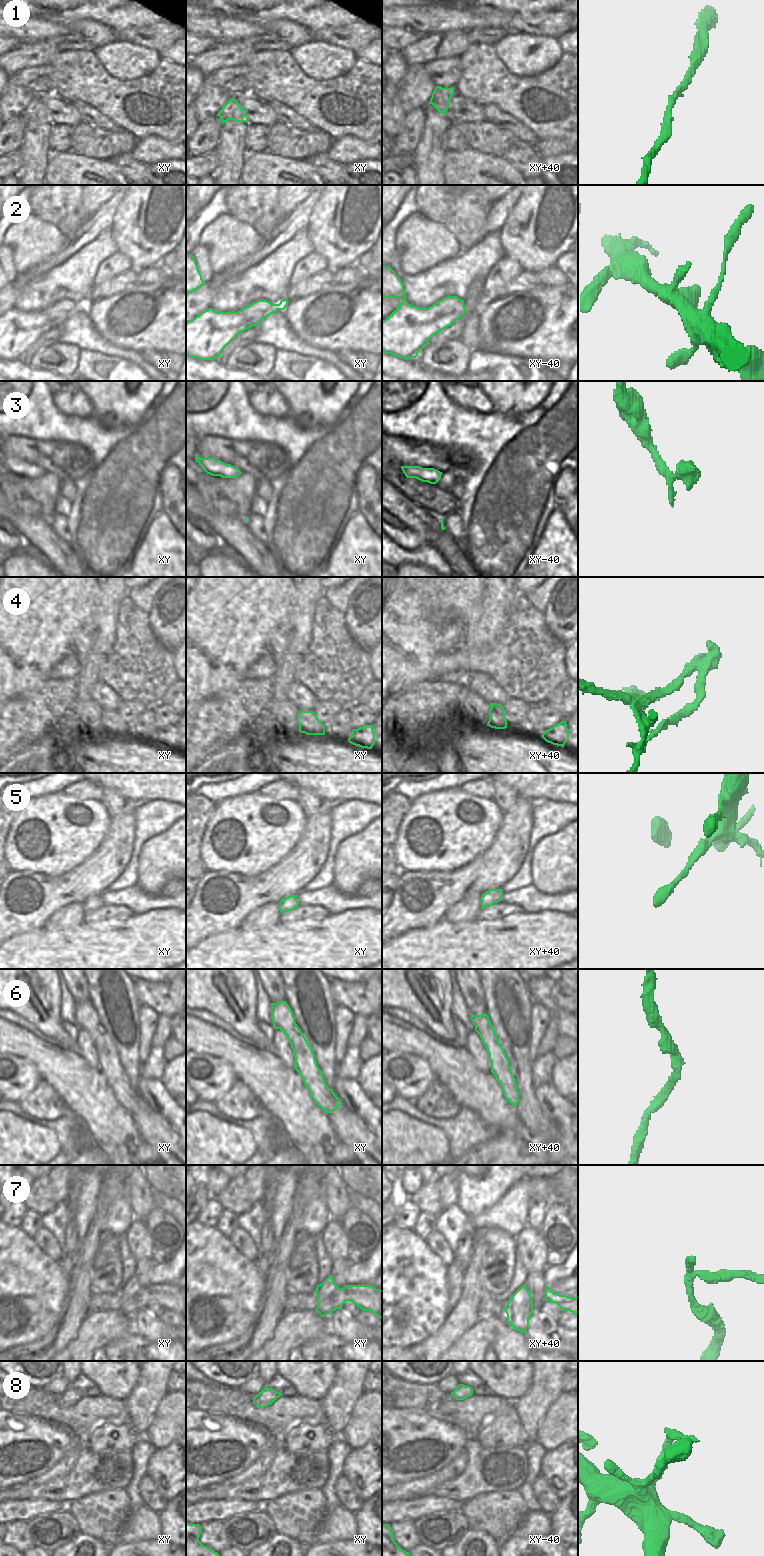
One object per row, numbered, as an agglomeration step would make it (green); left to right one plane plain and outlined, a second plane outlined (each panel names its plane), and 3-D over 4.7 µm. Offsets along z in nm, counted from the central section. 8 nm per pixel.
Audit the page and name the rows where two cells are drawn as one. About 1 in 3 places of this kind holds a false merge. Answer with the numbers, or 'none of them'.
7, 8

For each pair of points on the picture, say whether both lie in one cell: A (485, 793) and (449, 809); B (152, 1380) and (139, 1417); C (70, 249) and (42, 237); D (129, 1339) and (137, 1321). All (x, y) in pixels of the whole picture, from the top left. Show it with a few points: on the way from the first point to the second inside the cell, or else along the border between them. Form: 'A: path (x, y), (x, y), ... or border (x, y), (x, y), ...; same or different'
A: border (458, 787), (470, 794), (492, 799); different
B: path (150, 1389), (140, 1408); same
C: border (68, 238), (67, 244), (62, 249), (45, 260); different
D: border (129, 1330), (147, 1340); different

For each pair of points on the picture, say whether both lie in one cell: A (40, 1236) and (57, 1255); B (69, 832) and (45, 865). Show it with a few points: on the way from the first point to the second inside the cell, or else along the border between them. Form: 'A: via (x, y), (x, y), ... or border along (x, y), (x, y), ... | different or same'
A: via (44, 1241), (53, 1250) | same
B: via (64, 842), (64, 852), (55, 856) | same

